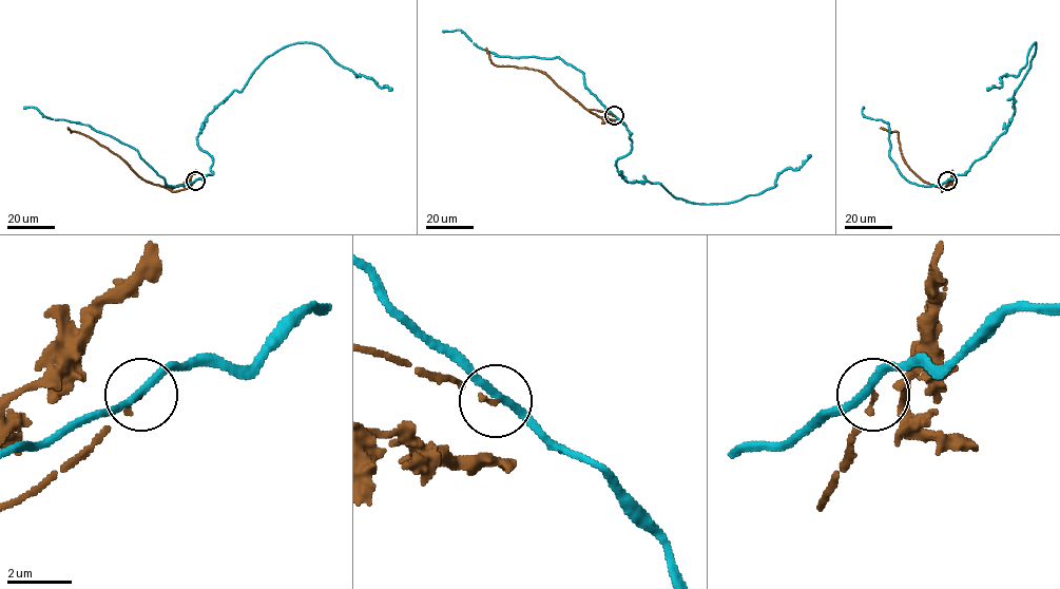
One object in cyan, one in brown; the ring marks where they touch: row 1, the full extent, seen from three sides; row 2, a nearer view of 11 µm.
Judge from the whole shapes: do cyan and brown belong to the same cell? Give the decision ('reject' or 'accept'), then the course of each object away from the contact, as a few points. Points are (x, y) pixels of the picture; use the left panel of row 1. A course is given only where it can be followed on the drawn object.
reject; cyan runs (194, 181), (212, 173), (213, 158), (197, 137), (209, 114), (287, 45), (320, 44), (357, 76), (392, 90); brown runs (194, 181), (177, 191), (147, 182), (107, 148), (68, 128)

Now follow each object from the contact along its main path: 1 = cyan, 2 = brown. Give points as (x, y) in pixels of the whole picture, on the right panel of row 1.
1: (947, 181), (966, 173), (1006, 130), (1036, 42), (1017, 76), (1004, 75), (1001, 86), (987, 90)
2: (947, 181), (942, 191), (924, 182), (903, 158), (898, 132), (880, 128)

